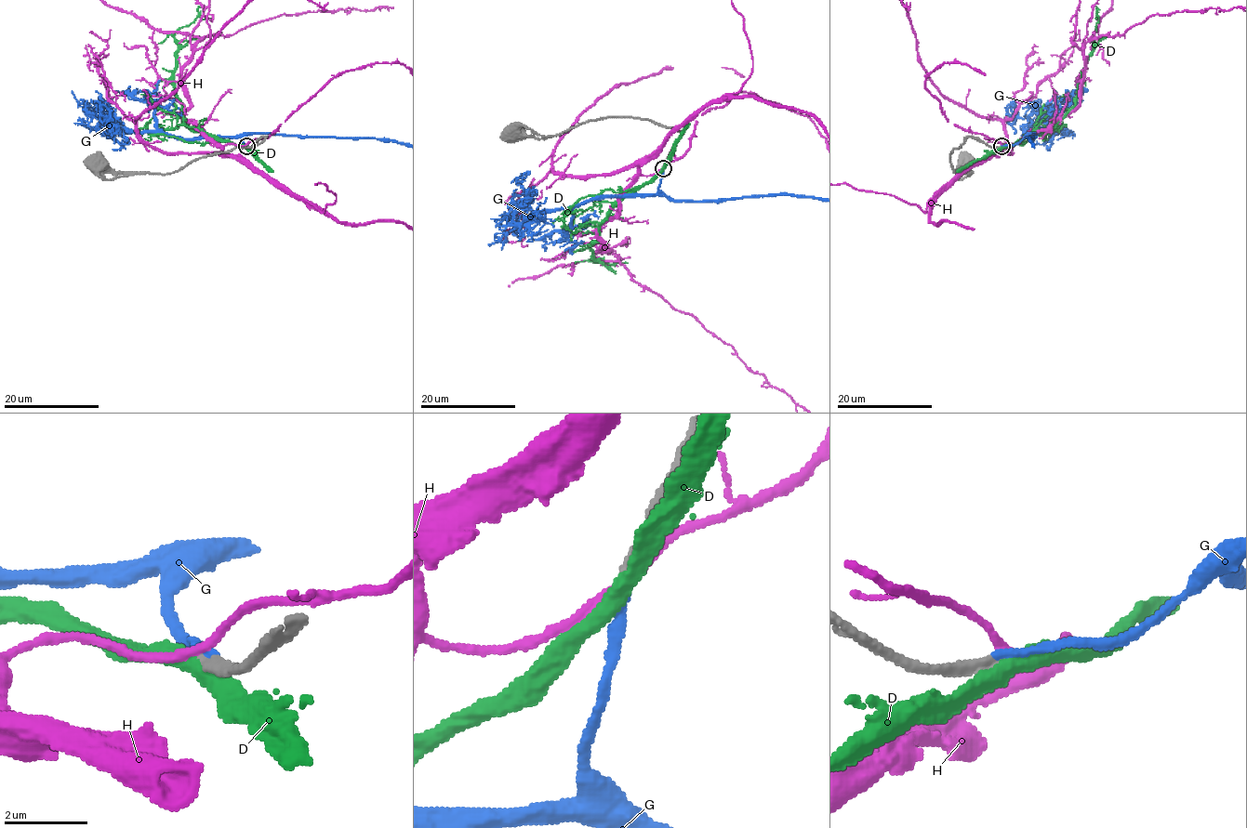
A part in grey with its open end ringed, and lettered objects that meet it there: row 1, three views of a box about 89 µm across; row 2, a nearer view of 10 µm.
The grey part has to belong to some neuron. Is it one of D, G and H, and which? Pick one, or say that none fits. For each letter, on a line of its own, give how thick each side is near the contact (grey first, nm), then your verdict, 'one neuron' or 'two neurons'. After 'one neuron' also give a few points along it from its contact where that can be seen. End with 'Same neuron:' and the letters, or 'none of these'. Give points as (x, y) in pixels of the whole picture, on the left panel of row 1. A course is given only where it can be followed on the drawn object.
D: 280/400 nm | two neurons
G: 280/200 nm | one neuron
H: 240/200 nm | two neurons
Same neuron: G

